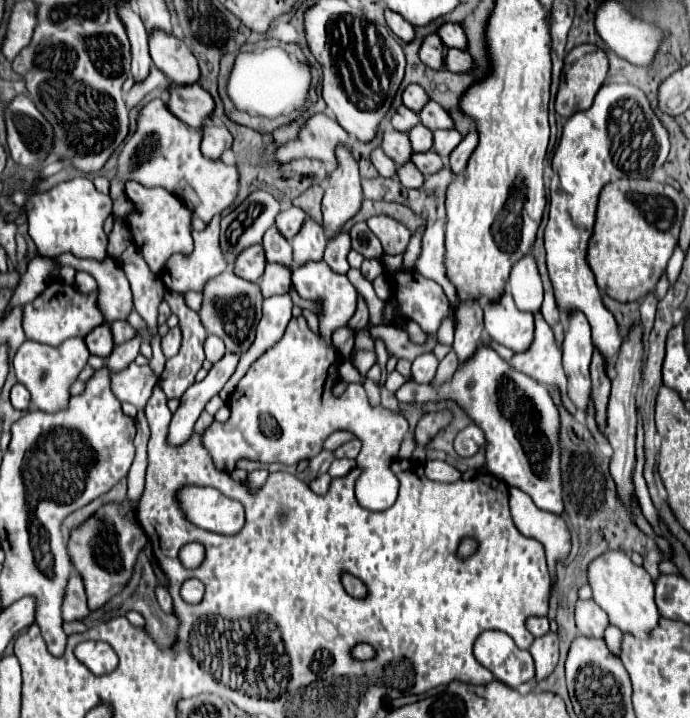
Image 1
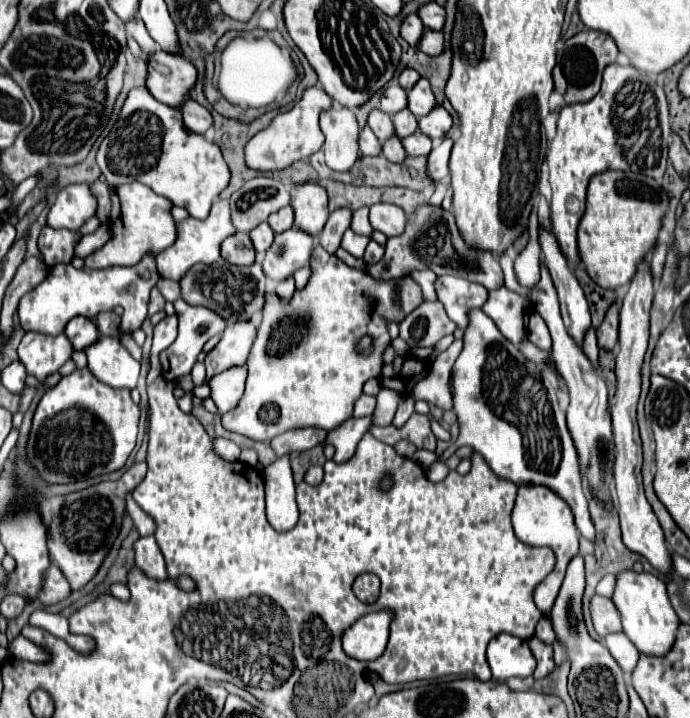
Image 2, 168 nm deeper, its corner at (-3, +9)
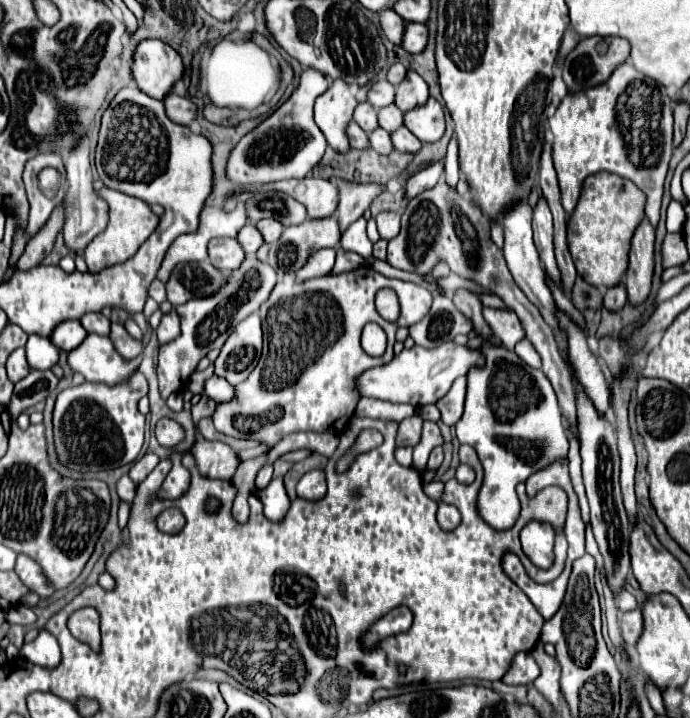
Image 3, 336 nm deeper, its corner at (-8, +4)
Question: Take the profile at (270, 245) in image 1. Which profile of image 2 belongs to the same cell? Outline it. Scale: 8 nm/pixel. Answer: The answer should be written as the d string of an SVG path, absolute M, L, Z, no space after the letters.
M267 222L259 224L255 230L249 232L249 238L251 238L253 248L255 248L257 252L265 252L271 246L273 236L275 236L275 234L269 230L269 224L267 224Z

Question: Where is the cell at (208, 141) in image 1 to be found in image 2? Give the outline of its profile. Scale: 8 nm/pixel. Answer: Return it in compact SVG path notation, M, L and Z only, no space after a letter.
M187 98L179 110L183 114L183 124L195 134L205 134L205 130L213 126L211 112L205 106L197 104L193 98Z

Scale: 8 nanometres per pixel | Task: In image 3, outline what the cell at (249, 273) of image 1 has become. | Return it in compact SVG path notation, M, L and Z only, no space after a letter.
M212 239L208 245L208 255L212 265L222 271L236 271L242 265L242 259L246 259L238 239Z

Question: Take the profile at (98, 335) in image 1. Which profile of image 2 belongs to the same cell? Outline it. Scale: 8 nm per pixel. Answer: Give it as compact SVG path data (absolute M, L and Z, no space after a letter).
M73 318L65 326L65 336L71 342L73 350L81 350L81 348L89 346L89 342L93 342L93 338L99 338L97 326L93 326L93 320L89 320L89 318Z

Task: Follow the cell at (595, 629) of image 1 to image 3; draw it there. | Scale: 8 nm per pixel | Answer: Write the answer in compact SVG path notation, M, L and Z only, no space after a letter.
M638 609L626 611L620 615L620 631L622 639L630 645L634 645L642 633L642 613Z

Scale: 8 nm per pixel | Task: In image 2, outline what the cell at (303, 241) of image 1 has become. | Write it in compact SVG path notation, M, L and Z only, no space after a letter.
M315 182L295 184L291 190L291 206L295 212L295 226L301 230L309 230L309 234L317 236L329 216L327 210L327 190Z

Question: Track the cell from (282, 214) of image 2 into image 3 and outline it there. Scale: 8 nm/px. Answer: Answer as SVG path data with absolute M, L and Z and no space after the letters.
M262 219L262 221L258 223L258 231L262 233L262 237L264 237L266 243L272 243L272 241L276 241L276 239L282 235L284 227L282 227L282 223L278 223L276 219Z

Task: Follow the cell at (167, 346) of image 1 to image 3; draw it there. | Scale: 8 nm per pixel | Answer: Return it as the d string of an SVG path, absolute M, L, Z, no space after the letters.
M172 311L172 313L168 313L168 315L162 317L162 323L156 329L156 335L158 341L160 341L160 345L170 343L176 337L180 337L180 319L178 319L178 313L176 311Z

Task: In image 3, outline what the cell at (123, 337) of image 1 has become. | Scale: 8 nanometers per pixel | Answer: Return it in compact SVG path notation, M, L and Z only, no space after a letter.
M86 313L80 323L88 333L98 333L98 335L110 335L110 319L104 317L102 313Z

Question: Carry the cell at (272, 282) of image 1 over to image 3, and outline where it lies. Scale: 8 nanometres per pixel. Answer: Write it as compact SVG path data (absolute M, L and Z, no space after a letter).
M306 219L306 223L286 227L282 237L270 245L268 263L274 267L278 277L296 273L302 269L310 255L322 247L336 247L340 241L338 221L328 219Z

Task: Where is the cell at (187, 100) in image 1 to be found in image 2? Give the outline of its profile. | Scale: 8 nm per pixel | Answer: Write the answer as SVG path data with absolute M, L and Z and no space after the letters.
M153 52L145 58L147 64L147 90L159 102L179 108L185 96L191 92L197 70L195 66L179 54Z

